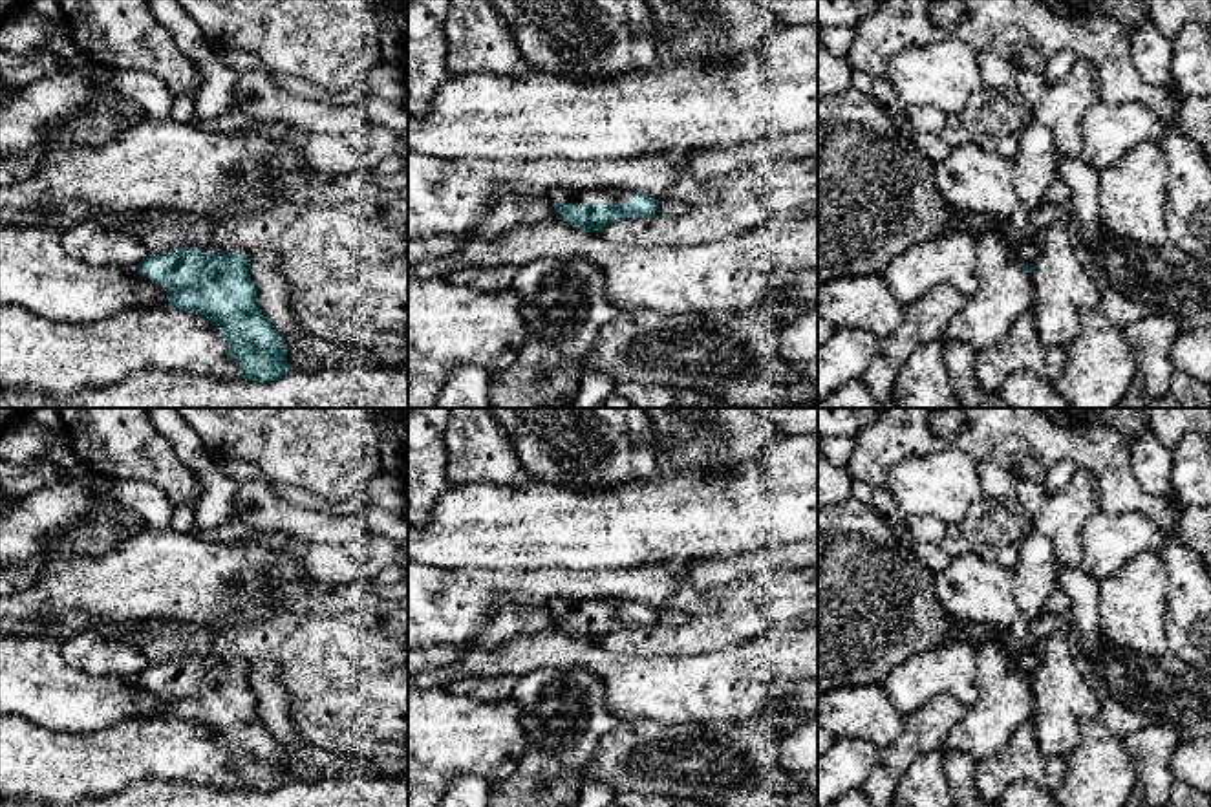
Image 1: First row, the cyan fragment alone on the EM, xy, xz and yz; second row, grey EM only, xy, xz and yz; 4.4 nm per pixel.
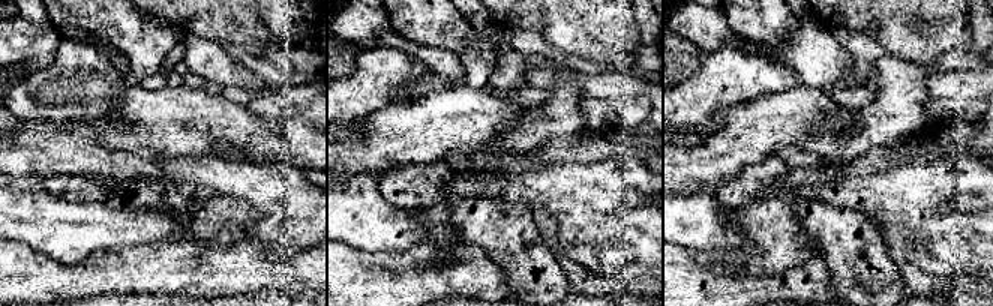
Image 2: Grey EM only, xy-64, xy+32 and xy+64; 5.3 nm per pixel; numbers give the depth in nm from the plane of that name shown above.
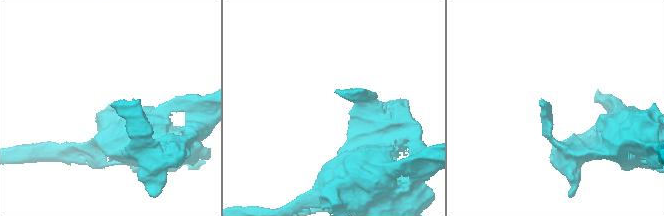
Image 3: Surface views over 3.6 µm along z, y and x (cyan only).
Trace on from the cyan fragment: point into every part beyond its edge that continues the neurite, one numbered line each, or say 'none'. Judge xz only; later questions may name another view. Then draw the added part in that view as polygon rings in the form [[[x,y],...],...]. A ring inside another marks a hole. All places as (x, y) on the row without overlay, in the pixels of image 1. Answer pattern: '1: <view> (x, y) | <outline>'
1: xz (560, 606) | [[[556,600],[552,604],[554,613],[584,615],[587,611],[627,611],[629,602],[569,602]]]

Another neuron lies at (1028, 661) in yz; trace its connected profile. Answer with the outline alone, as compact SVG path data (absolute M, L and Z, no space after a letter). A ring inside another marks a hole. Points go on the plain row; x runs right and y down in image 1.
M955 619L951 629L951 644L968 642L971 646L981 646L990 633L999 635L999 644L1004 648L1008 659L1021 673L1034 673L1041 664L1039 648L1023 651L1015 646L1013 639L1001 628L986 622L962 622Z

